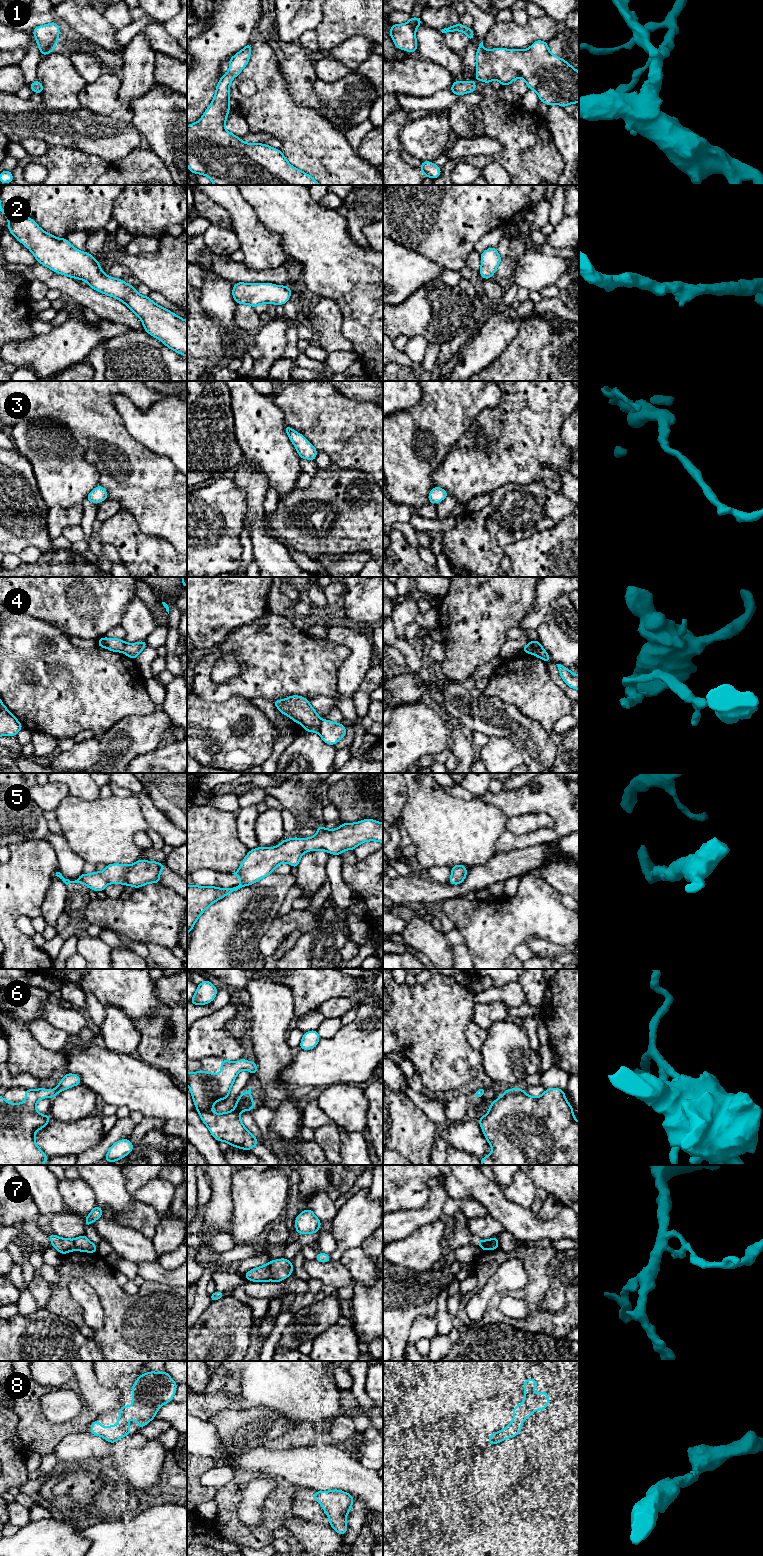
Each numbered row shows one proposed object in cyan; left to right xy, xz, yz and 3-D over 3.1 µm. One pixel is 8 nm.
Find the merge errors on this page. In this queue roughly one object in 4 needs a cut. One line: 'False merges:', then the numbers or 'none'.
False merges: 4, 7

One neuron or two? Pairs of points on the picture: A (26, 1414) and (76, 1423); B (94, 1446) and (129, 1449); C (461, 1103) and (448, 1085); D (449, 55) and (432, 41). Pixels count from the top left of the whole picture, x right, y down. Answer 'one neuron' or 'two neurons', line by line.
A: one neuron
B: two neurons
C: two neurons
D: one neuron

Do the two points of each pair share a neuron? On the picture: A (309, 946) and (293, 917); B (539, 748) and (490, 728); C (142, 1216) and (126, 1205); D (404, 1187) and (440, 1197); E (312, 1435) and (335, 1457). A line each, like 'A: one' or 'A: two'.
A: two
B: one
C: two
D: two
E: two

